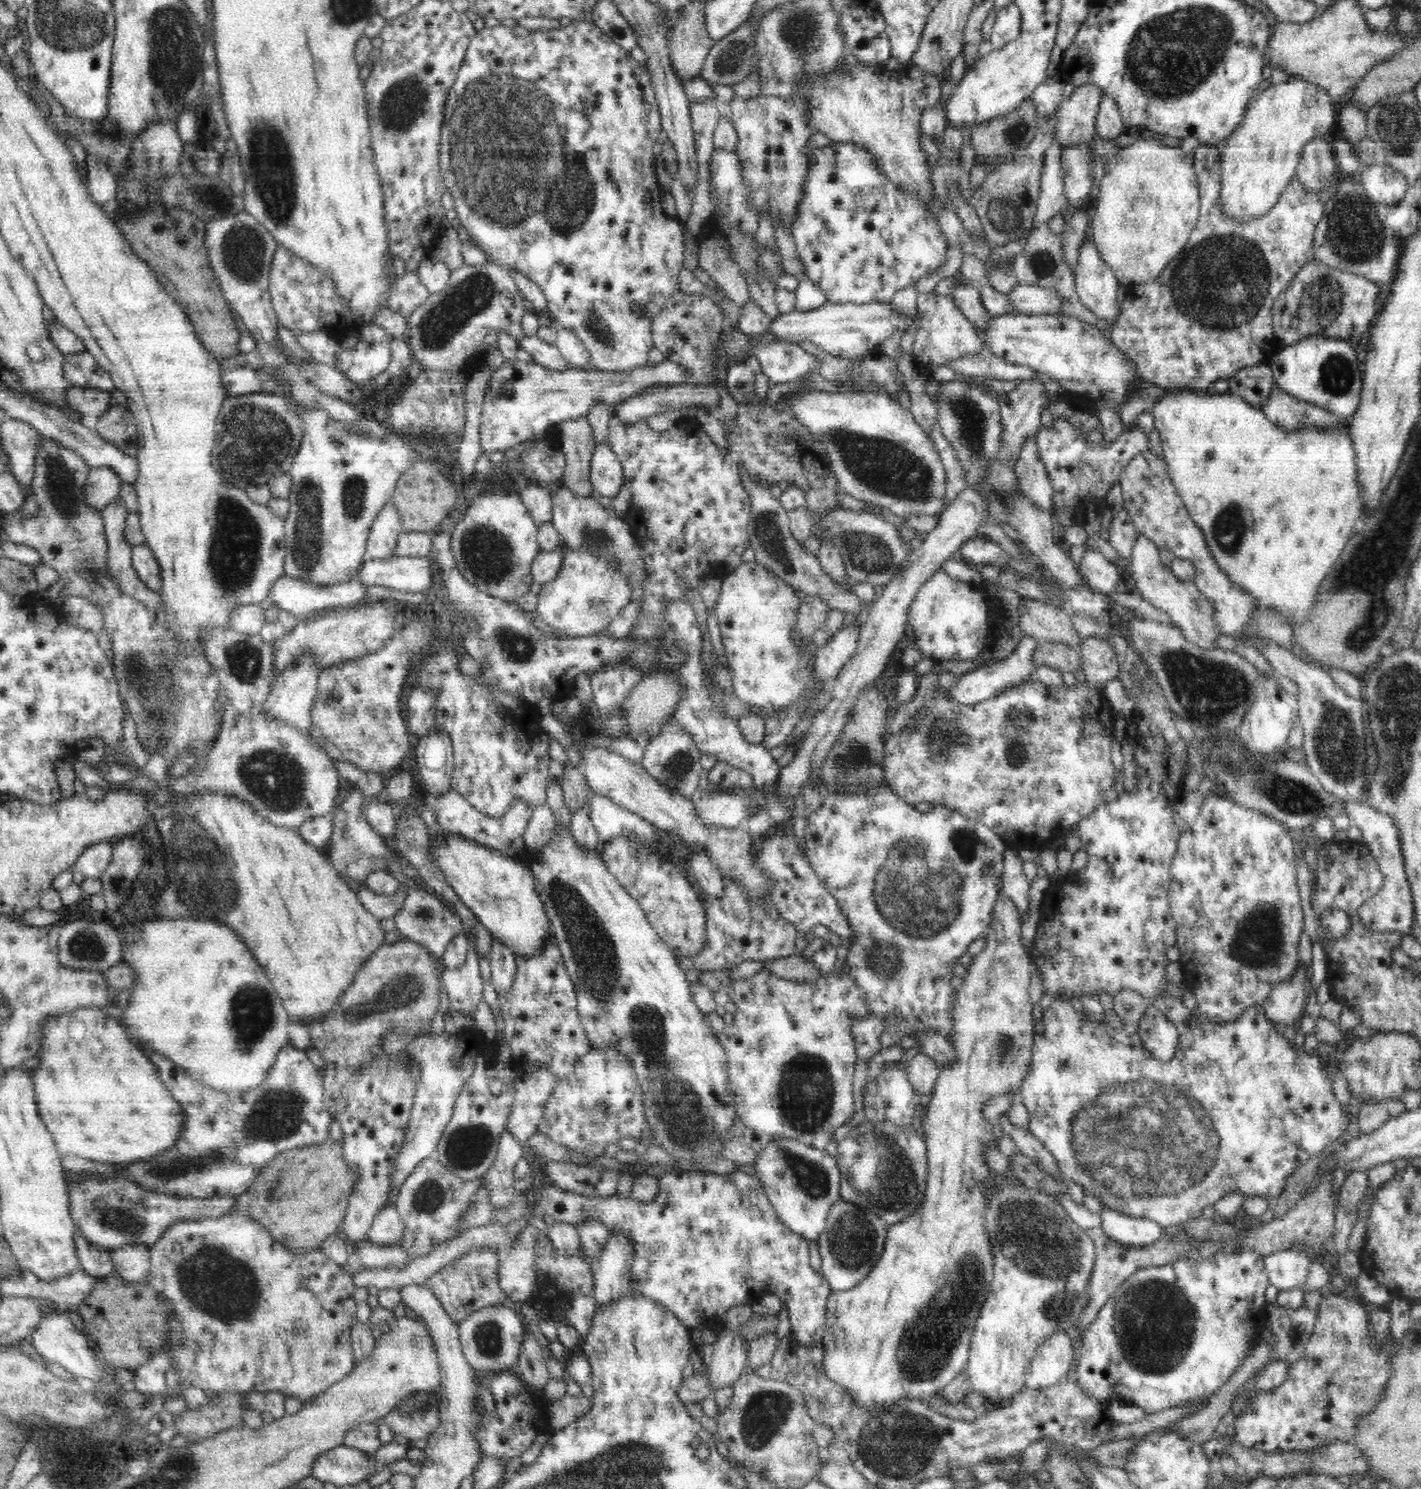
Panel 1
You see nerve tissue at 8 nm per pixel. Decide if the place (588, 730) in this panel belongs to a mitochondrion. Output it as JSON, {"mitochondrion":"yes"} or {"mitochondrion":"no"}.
{"mitochondrion":"no"}

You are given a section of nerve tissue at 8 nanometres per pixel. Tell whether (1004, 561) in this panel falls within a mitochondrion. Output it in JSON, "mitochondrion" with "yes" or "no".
{"mitochondrion":"no"}

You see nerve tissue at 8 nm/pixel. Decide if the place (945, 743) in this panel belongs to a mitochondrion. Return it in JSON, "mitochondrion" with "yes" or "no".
{"mitochondrion":"yes"}

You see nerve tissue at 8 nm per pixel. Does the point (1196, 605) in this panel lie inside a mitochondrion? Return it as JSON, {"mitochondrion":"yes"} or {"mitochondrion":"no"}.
{"mitochondrion":"yes"}

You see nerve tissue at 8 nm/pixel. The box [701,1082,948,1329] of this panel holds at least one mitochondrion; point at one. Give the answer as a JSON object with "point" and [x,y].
{"point":[889,1178]}

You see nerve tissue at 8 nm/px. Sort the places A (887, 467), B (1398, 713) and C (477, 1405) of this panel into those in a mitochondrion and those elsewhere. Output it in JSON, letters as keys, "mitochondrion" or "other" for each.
{"A":"mitochondrion","B":"mitochondrion","C":"other"}

